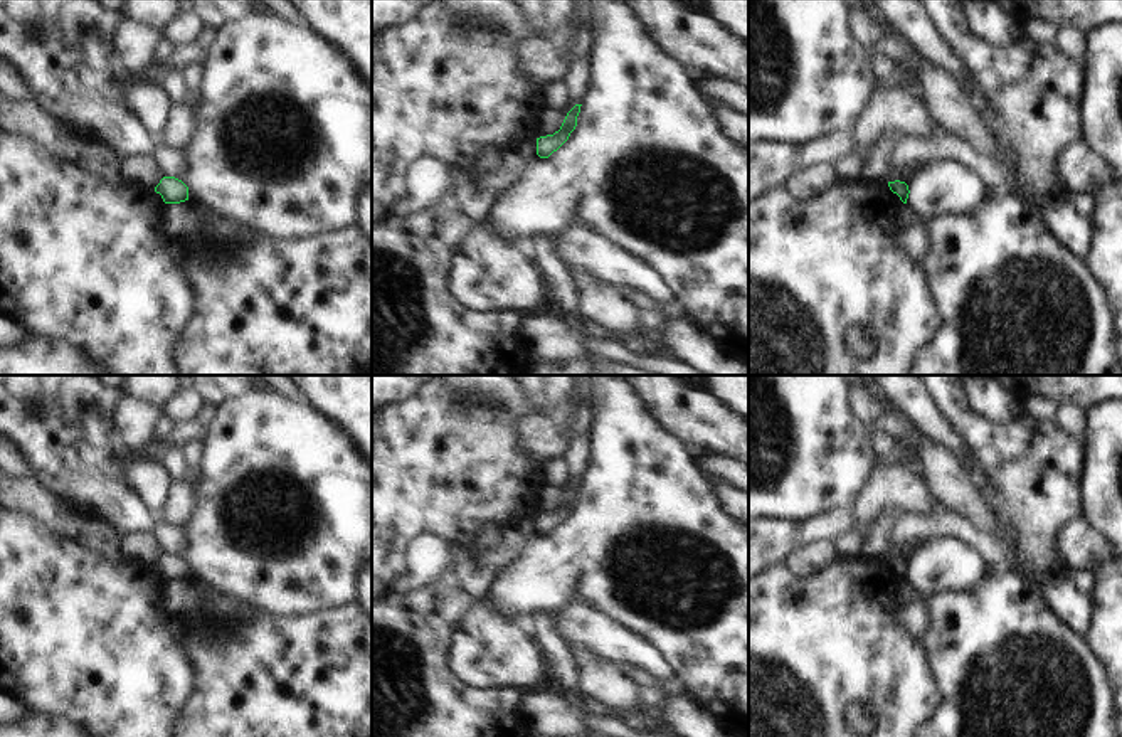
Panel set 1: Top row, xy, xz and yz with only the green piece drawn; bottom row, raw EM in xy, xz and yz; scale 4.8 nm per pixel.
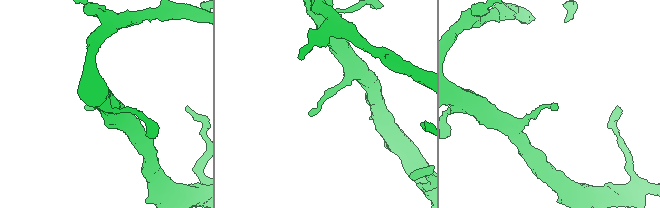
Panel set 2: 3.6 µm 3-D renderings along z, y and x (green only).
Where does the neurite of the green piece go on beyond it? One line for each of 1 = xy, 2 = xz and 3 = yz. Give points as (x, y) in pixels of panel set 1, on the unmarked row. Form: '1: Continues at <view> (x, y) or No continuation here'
1: No continuation here
2: No continuation here
3: No continuation here.

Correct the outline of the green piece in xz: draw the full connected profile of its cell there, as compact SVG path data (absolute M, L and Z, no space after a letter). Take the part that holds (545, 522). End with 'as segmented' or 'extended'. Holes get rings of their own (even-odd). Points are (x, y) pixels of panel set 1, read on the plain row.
M575 481L565 493L562 503L553 512L537 515L537 532L540 535L548 535L553 528L557 528L570 513L570 510L577 503L577 493L580 490L582 481Z | as segmented

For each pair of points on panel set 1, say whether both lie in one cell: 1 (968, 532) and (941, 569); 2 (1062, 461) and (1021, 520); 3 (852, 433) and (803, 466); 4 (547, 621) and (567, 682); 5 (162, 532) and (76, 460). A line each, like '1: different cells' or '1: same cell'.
1: different cells
2: same cell
3: same cell
4: same cell
5: different cells

